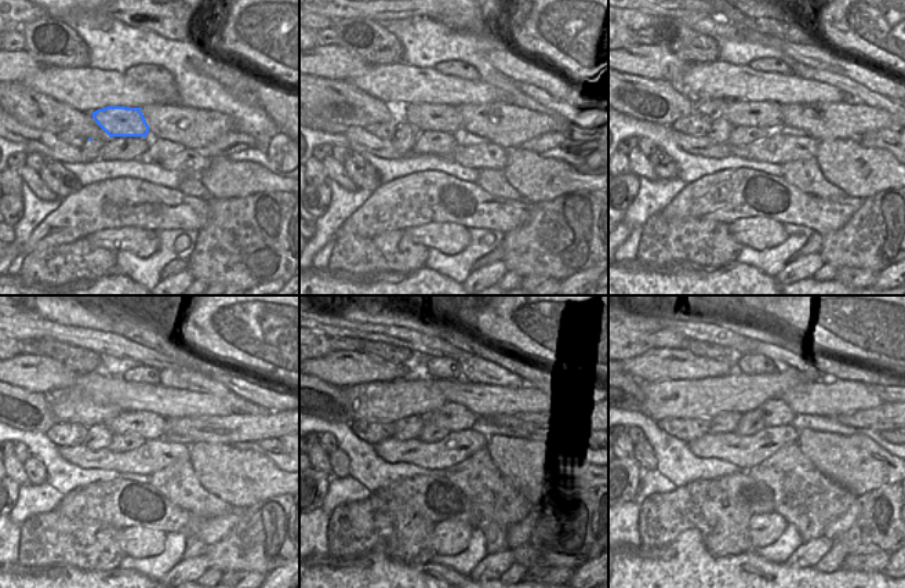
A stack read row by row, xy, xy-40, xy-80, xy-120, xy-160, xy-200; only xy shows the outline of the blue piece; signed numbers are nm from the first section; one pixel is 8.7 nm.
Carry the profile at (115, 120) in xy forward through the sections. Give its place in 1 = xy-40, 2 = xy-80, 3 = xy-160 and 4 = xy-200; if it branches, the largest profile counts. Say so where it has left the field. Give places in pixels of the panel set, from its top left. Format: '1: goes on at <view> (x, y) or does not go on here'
1: goes on at xy-40 (418, 118)
2: goes on at xy-80 (760, 115)
3: goes on at xy-160 (455, 417)
4: goes on at xy-200 (777, 413)

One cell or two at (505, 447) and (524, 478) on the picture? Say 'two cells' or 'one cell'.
one cell

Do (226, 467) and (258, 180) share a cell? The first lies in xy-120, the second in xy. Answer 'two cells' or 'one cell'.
one cell

